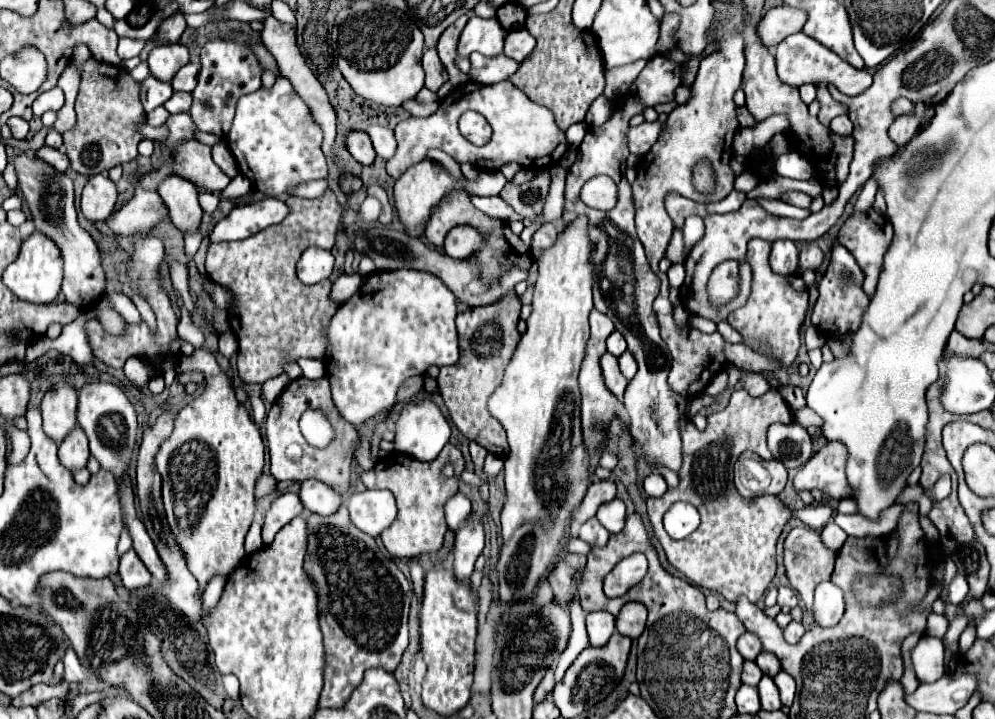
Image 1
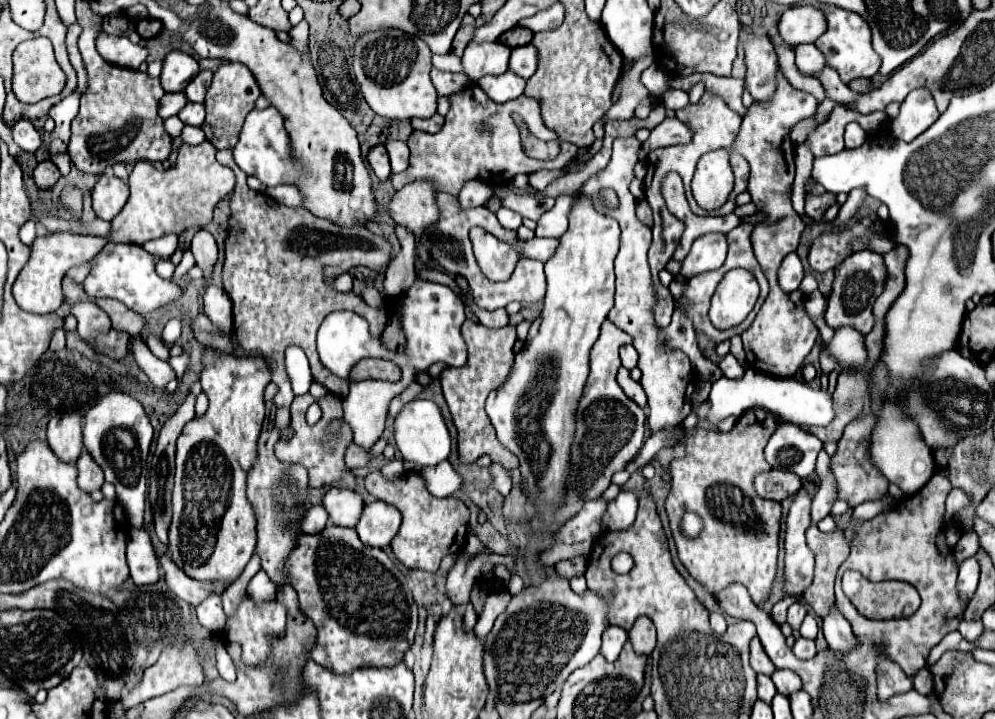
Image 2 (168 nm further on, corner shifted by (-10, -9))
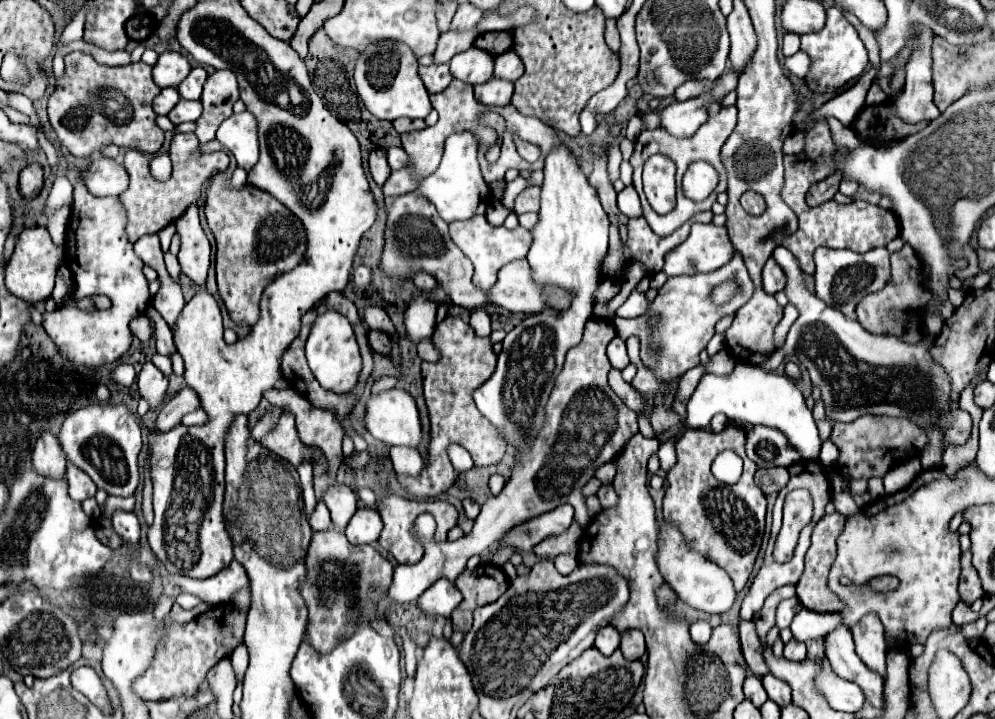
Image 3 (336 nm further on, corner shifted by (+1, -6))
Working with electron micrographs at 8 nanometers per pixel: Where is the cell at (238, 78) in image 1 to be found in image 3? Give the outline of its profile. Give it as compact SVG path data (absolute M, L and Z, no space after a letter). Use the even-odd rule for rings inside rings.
M216 70L212 76L208 76L200 98L204 104L204 112L196 122L196 136L200 144L206 144L216 138L218 126L228 116L232 116L232 106L238 100L238 96L238 82L232 70Z

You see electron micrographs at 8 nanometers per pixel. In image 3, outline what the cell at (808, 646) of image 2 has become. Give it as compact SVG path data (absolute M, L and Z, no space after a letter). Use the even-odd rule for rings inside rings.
M790 640L786 646L784 646L784 658L786 660L792 660L792 662L802 662L806 658L806 646L798 640Z

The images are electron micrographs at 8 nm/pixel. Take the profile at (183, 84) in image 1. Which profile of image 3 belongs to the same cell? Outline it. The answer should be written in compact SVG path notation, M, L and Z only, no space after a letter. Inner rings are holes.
M202 66L198 68L192 68L192 72L182 80L182 84L178 86L178 92L182 98L186 100L200 100L200 94L202 94L202 86L206 82L206 70Z

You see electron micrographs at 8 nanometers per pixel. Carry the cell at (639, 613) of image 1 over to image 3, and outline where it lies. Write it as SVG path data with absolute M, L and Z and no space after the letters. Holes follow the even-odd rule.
M626 630L622 634L622 644L620 650L626 660L640 660L646 654L646 644L644 644L644 634L638 630Z

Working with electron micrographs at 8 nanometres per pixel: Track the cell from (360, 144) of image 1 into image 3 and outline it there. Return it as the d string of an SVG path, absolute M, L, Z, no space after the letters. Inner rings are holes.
M376 148L370 152L370 172L372 172L372 178L378 186L382 186L388 176L390 176L390 164L386 160L386 150L384 148Z

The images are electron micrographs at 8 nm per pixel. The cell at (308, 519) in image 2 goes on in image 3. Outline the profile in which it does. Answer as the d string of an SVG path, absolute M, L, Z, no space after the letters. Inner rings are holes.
M320 500L314 514L310 516L310 526L312 530L328 530L332 528L332 520L330 520L330 512L326 508L326 504Z

